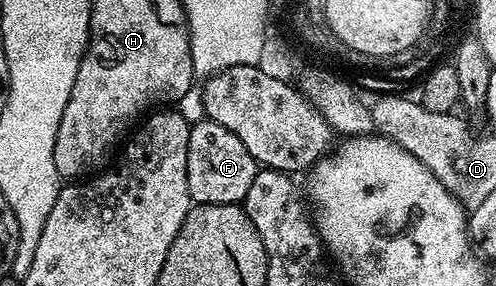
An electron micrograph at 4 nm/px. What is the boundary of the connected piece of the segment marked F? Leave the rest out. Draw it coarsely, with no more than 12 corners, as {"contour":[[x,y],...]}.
{"contour":[[189,128],[194,204],[240,204],[259,165],[231,129]]}

